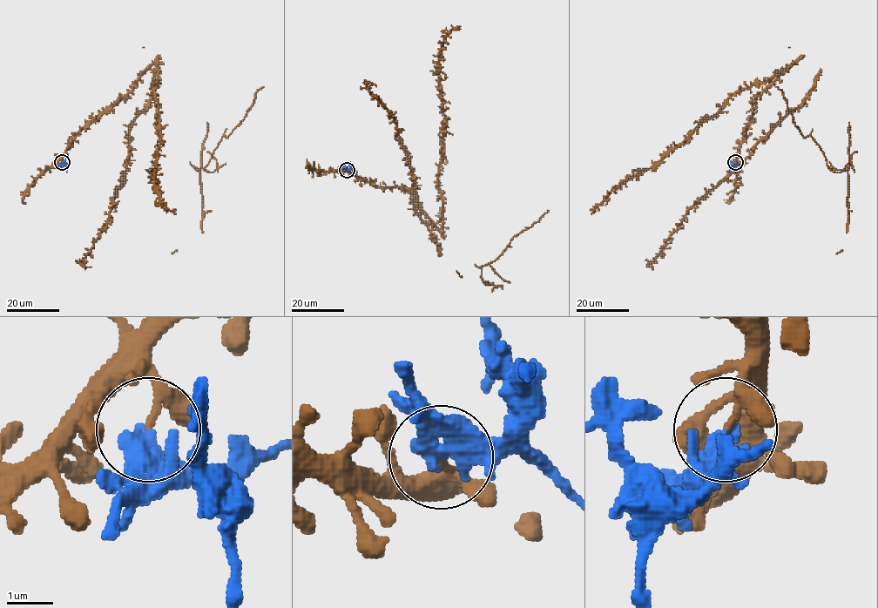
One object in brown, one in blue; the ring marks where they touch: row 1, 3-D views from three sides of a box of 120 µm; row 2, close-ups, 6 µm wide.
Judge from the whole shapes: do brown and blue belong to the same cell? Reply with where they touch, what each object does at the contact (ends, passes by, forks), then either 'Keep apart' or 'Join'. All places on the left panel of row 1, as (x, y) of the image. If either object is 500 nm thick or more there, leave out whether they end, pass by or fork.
Place: (62, 162). At the ring brown passes by. At the ring blue ends. Keep apart

